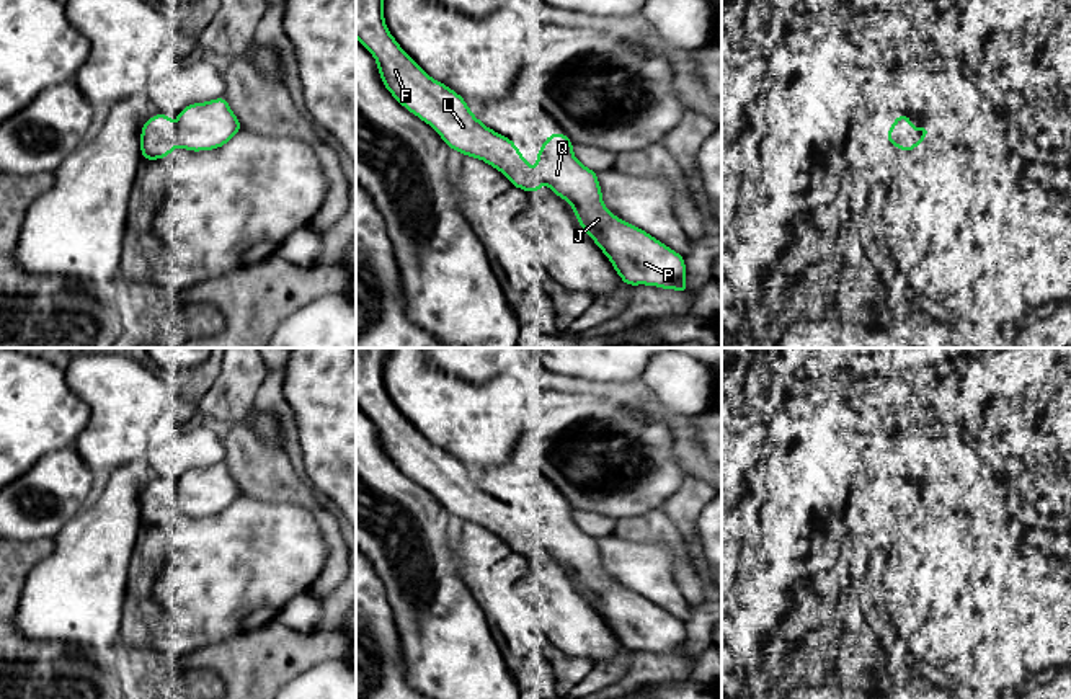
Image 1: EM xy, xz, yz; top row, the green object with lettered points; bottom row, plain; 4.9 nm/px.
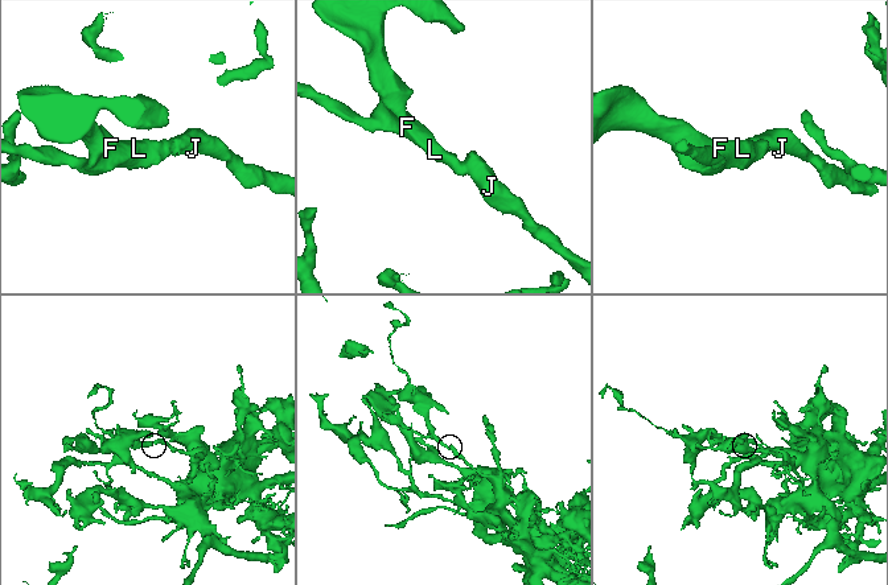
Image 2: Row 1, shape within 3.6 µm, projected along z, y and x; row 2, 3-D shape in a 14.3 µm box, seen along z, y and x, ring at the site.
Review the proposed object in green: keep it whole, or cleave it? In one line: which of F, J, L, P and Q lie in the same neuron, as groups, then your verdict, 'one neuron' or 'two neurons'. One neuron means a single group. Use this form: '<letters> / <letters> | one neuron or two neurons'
F J L P Q | one neuron

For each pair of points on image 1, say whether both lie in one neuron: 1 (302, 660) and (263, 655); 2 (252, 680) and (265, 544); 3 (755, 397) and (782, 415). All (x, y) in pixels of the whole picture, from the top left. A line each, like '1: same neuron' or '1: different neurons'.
1: same neuron
2: different neurons
3: different neurons

